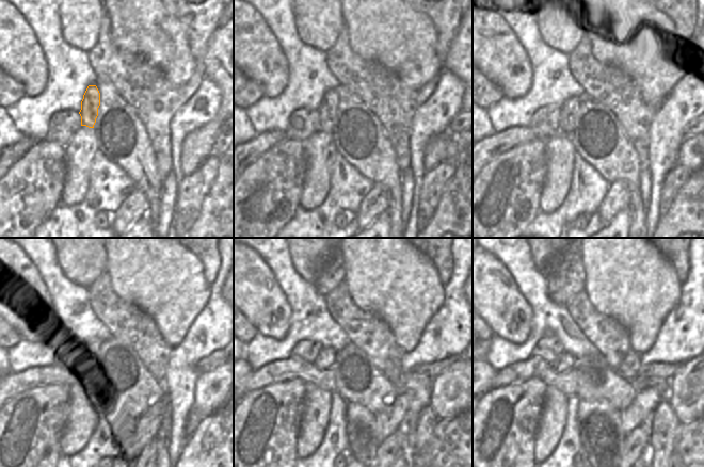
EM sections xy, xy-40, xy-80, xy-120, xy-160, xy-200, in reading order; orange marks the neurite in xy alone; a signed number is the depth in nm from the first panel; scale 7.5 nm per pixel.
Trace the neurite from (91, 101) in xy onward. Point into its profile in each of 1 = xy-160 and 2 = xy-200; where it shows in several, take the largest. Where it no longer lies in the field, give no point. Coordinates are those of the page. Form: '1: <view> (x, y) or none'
1: xy-160 (325, 358)
2: xy-200 (564, 361)

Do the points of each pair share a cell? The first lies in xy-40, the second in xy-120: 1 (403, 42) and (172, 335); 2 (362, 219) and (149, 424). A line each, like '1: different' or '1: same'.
1: same
2: same

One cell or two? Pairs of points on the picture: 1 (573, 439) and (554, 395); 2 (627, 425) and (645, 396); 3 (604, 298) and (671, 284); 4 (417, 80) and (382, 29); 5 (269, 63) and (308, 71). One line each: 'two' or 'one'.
1: two
2: one
3: one
4: one
5: two

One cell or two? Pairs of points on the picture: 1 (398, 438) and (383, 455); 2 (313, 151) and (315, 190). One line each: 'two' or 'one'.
1: one
2: one

